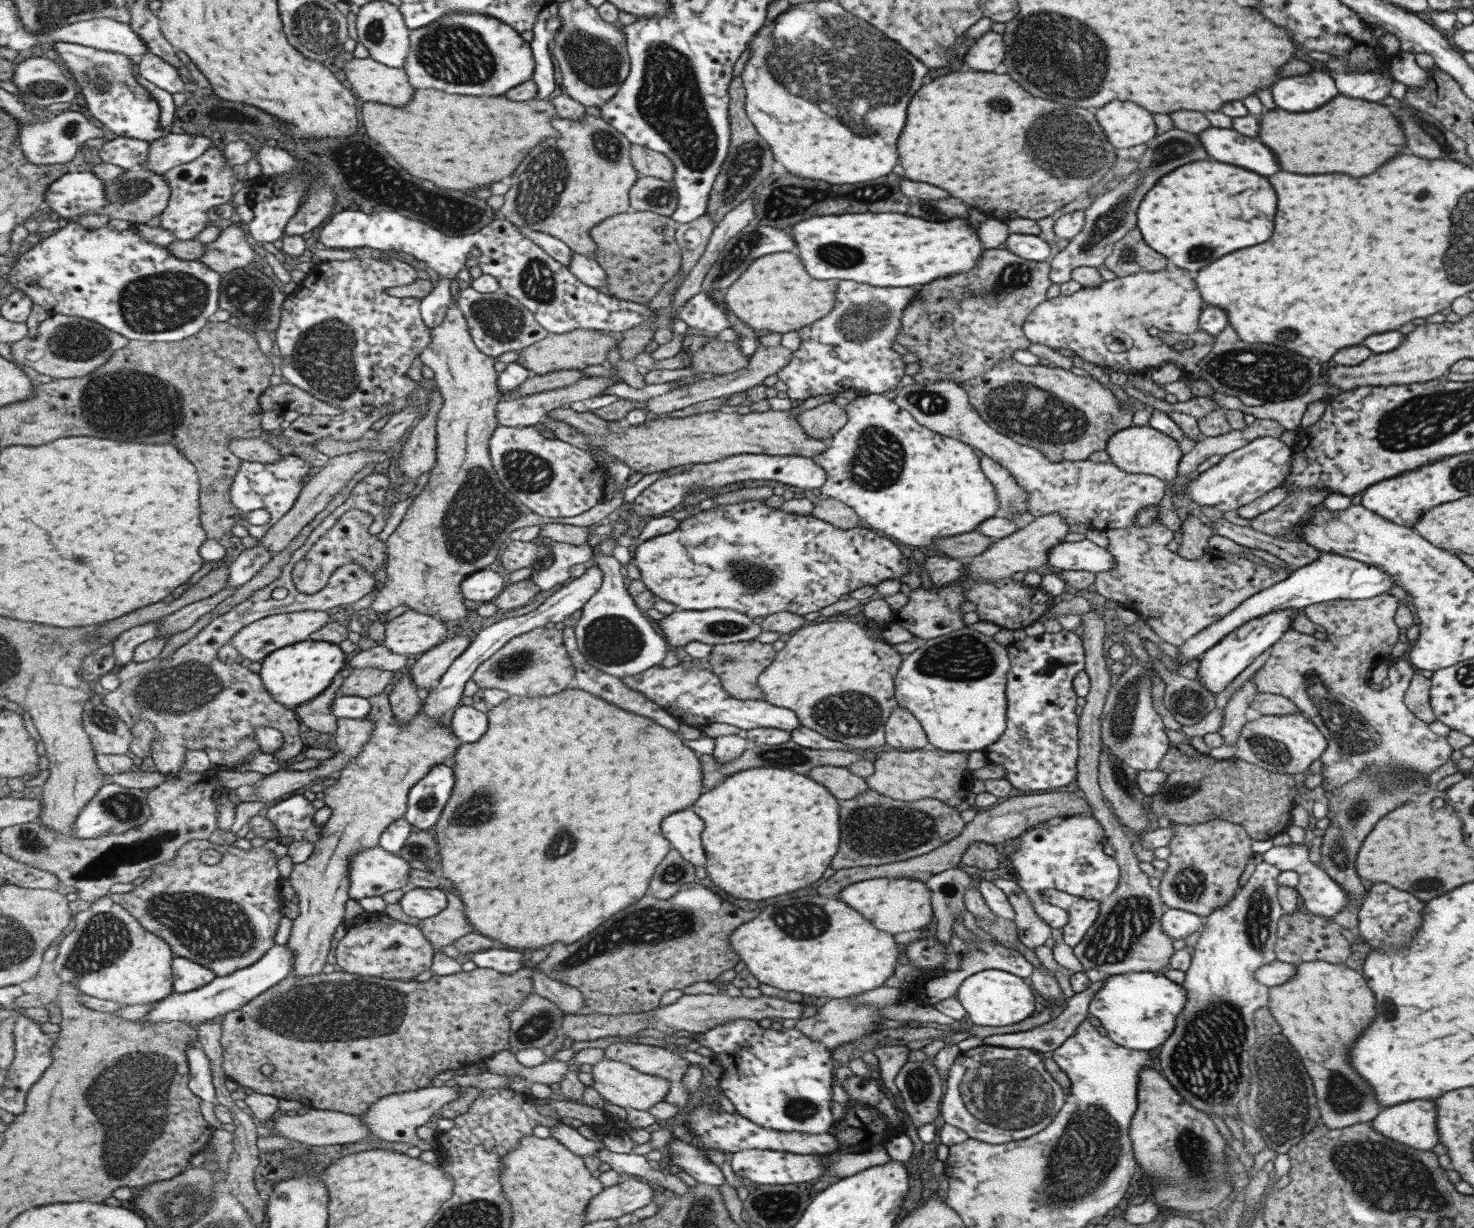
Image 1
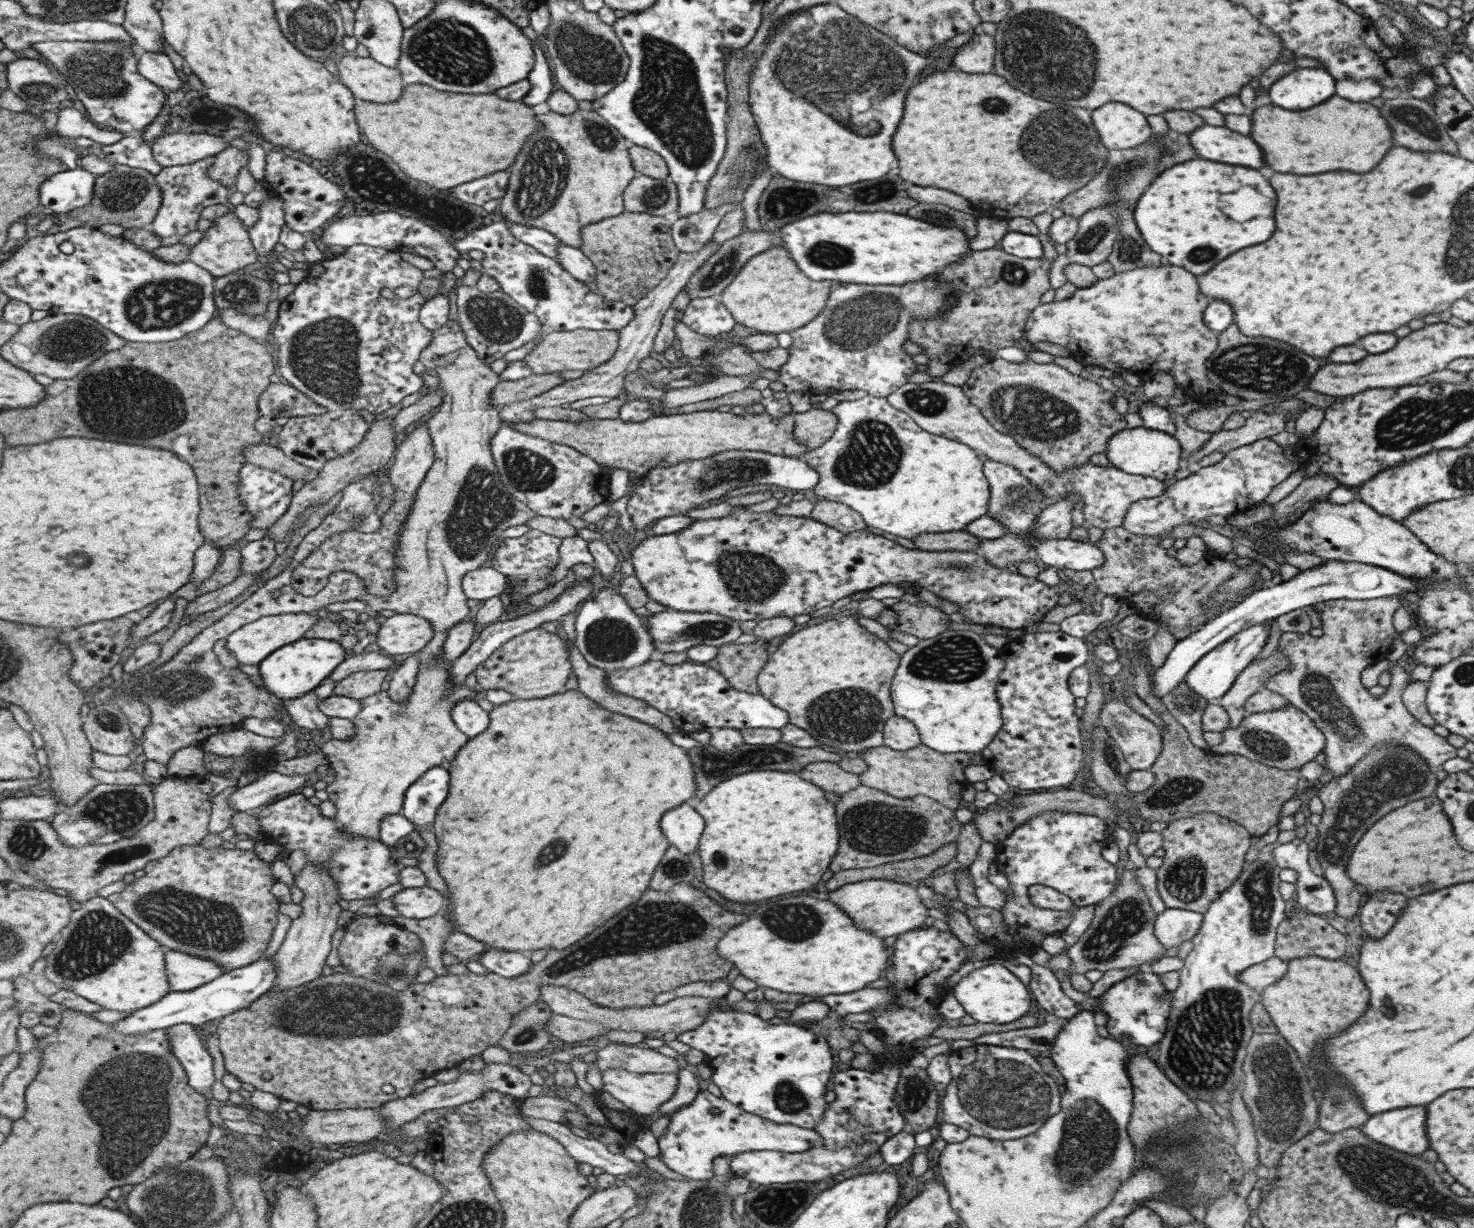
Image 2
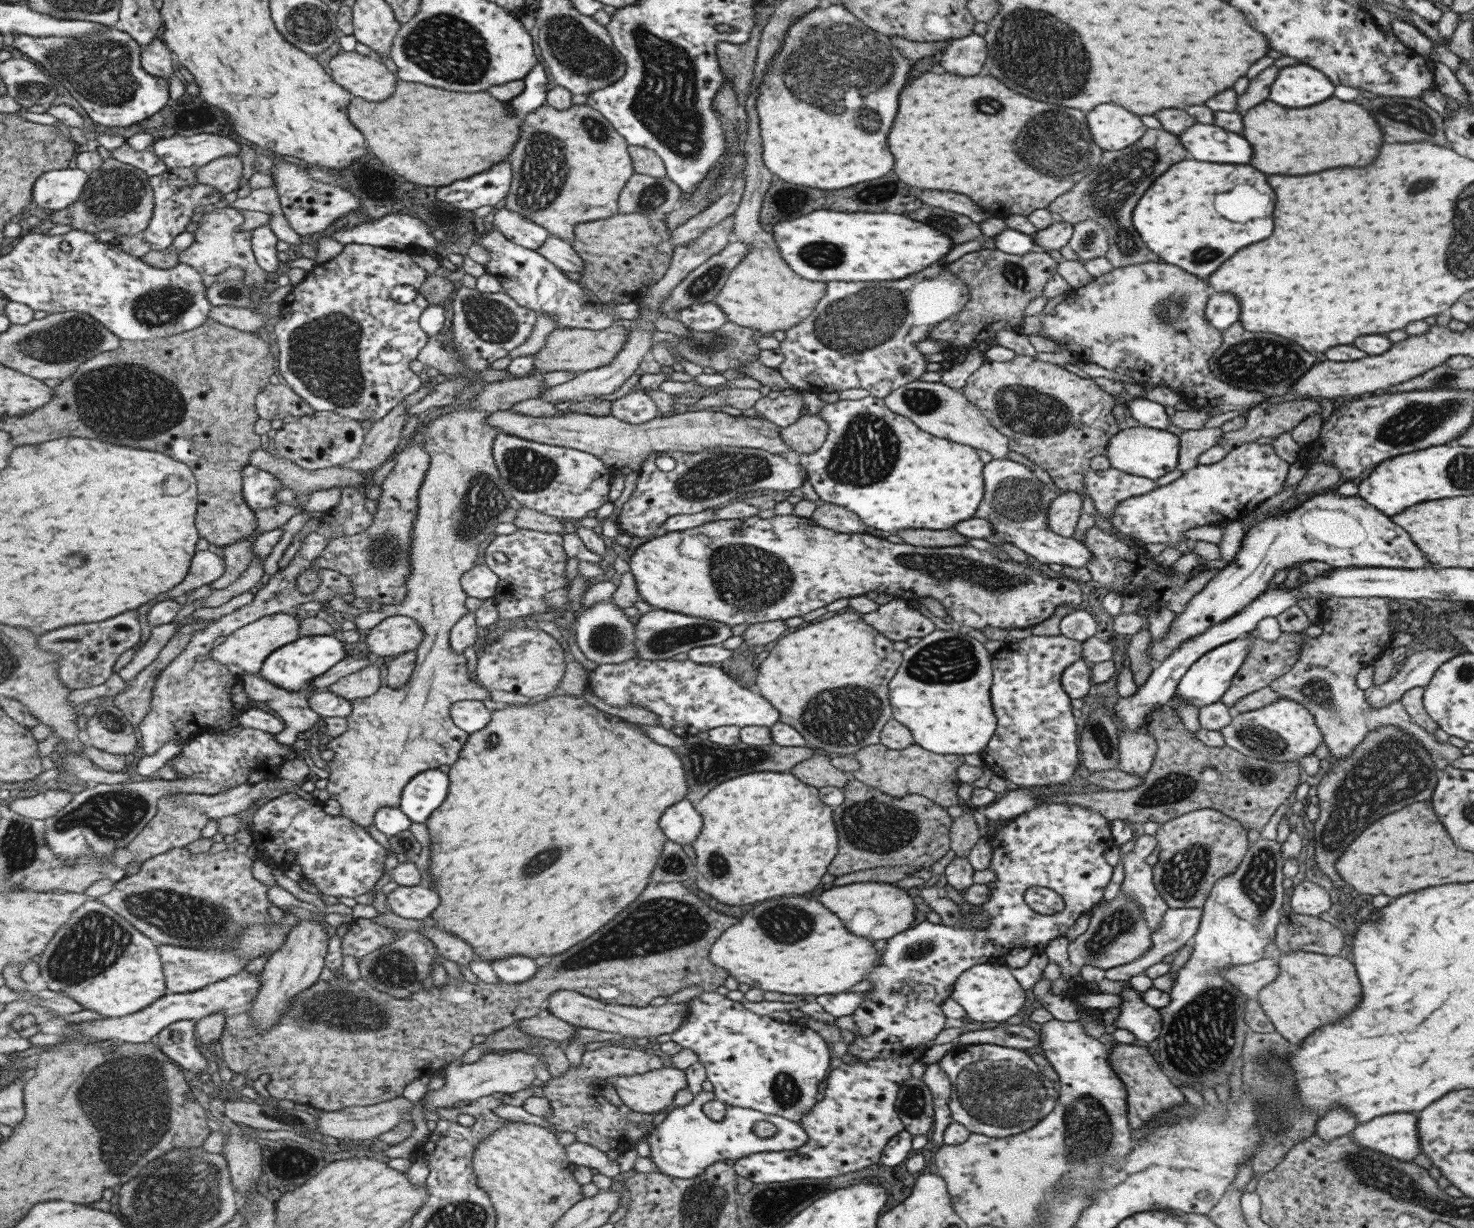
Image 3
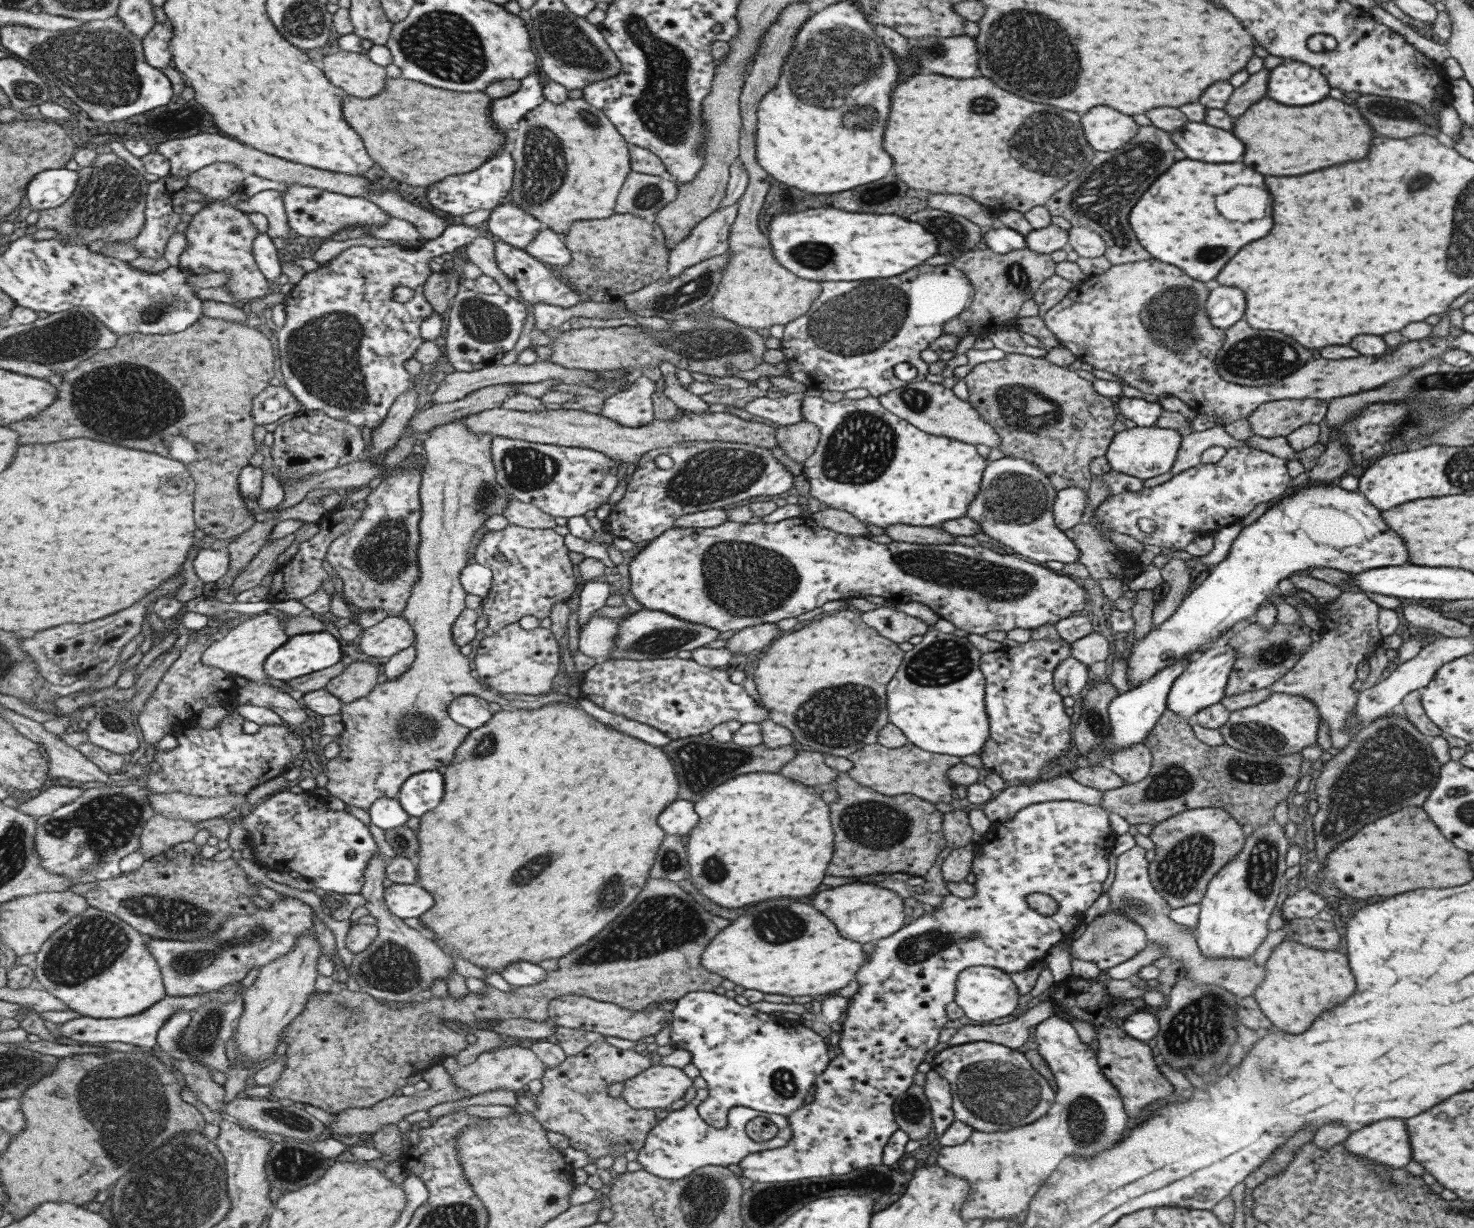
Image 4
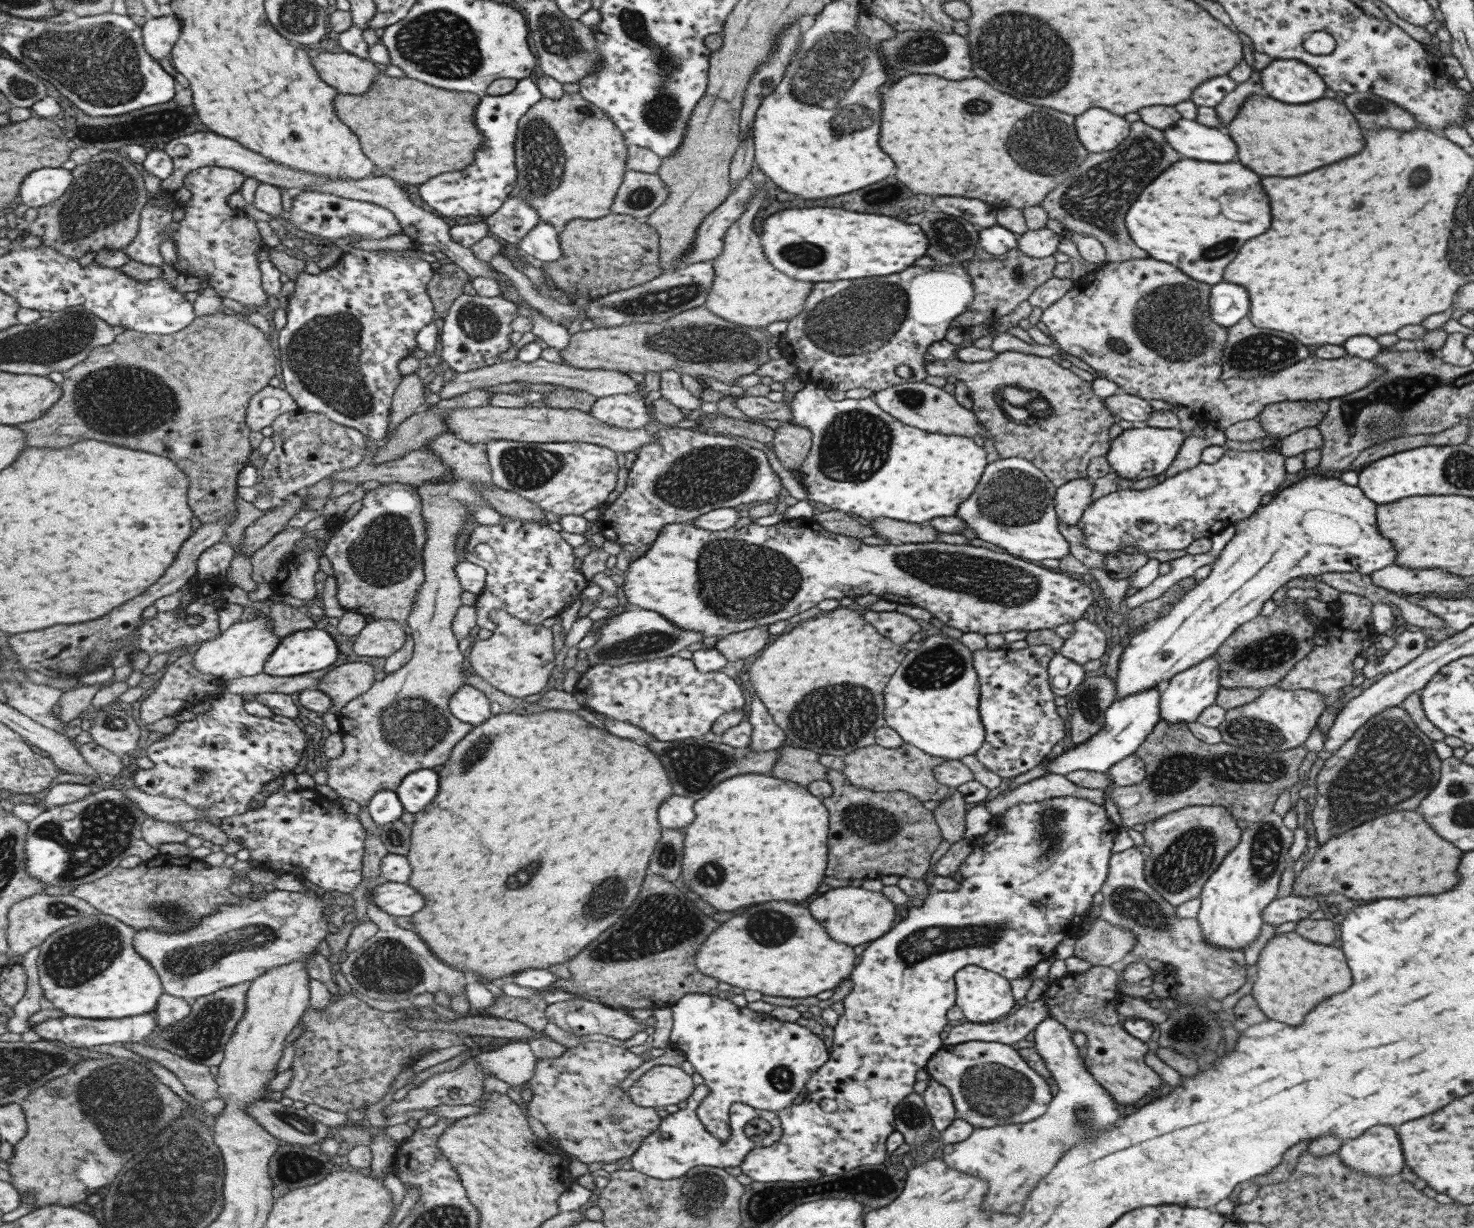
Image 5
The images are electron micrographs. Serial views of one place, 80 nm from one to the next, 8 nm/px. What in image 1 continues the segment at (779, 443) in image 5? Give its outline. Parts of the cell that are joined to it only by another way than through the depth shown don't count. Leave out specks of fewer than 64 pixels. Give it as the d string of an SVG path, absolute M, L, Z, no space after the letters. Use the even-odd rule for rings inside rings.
M832 401L804 410L795 417L803 432L817 440L829 440L847 422L845 411Z

